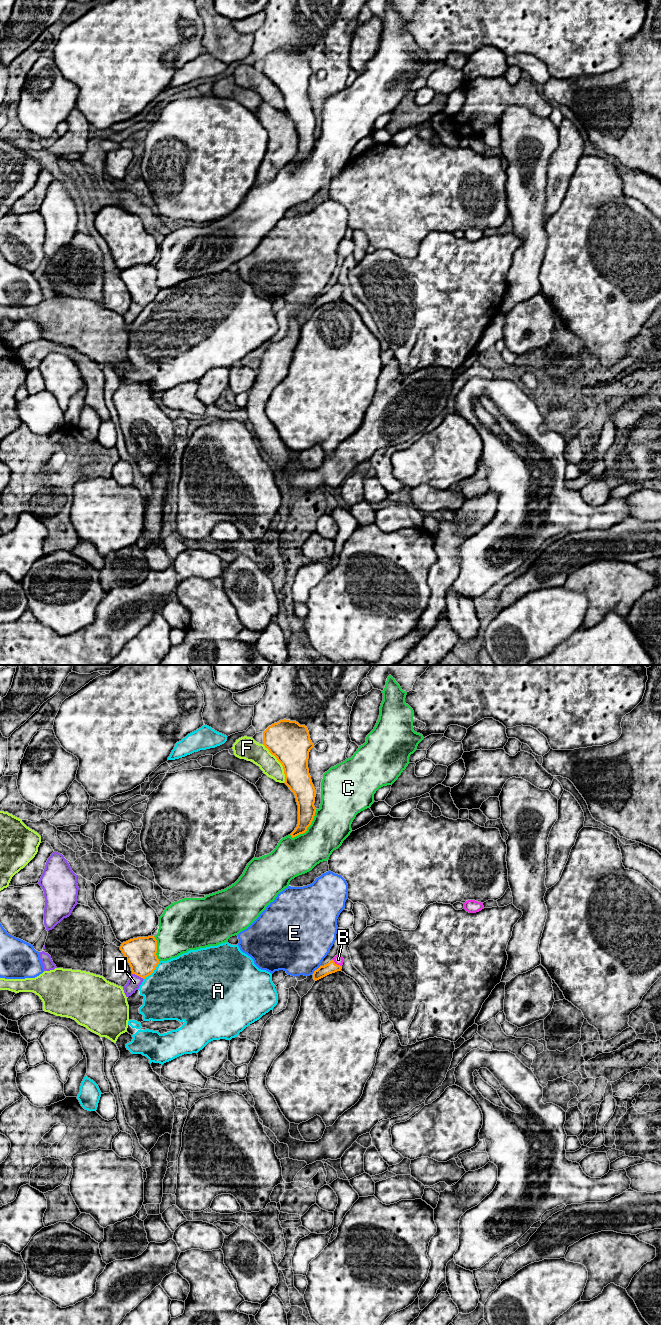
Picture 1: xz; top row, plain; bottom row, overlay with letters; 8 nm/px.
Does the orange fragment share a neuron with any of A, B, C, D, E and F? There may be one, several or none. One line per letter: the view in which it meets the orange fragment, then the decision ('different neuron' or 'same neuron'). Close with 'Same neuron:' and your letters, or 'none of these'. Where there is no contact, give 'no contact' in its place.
A: contact in xz; different neuron
B: contact in xz; same neuron
C: contact in xz; different neuron
D: contact in xz; different neuron
E: contact in xz; different neuron
F: contact in xz; different neuron
Same neuron: B

